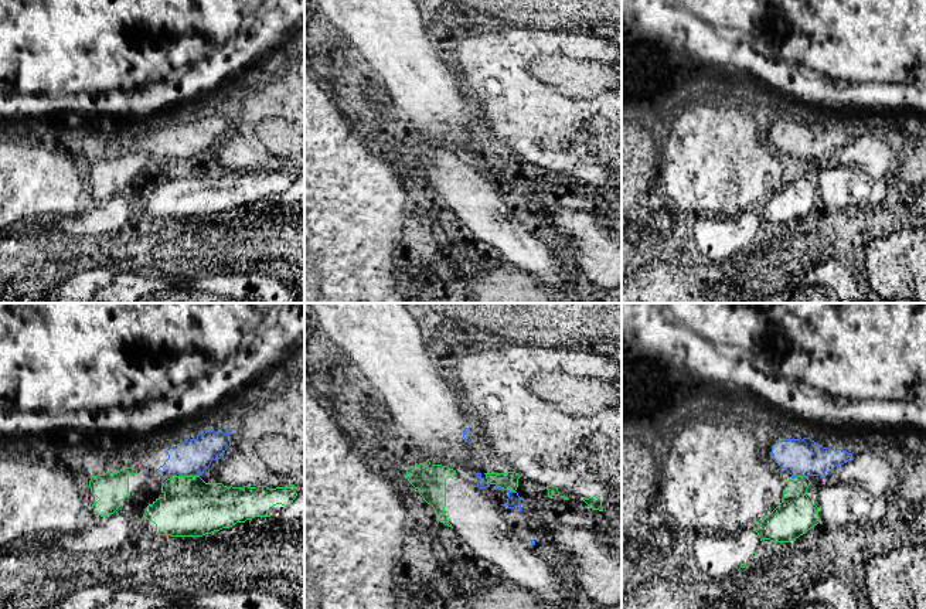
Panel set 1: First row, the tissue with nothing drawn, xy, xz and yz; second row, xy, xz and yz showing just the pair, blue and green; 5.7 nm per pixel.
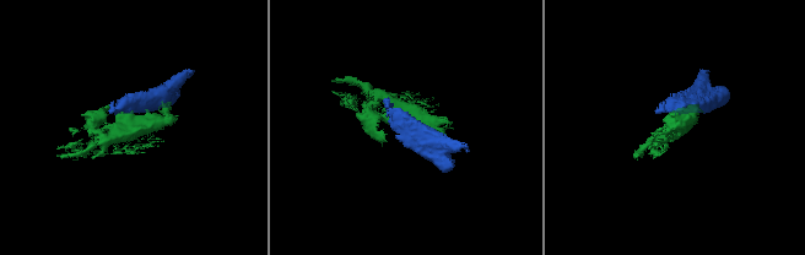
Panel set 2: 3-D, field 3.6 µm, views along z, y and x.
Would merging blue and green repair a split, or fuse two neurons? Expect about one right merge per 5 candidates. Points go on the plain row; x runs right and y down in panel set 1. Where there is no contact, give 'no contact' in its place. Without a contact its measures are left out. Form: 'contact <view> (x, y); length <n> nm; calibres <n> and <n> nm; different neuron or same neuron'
contact xy (189, 157); length 120 nm; calibres 200 and 320 nm; different neuron

